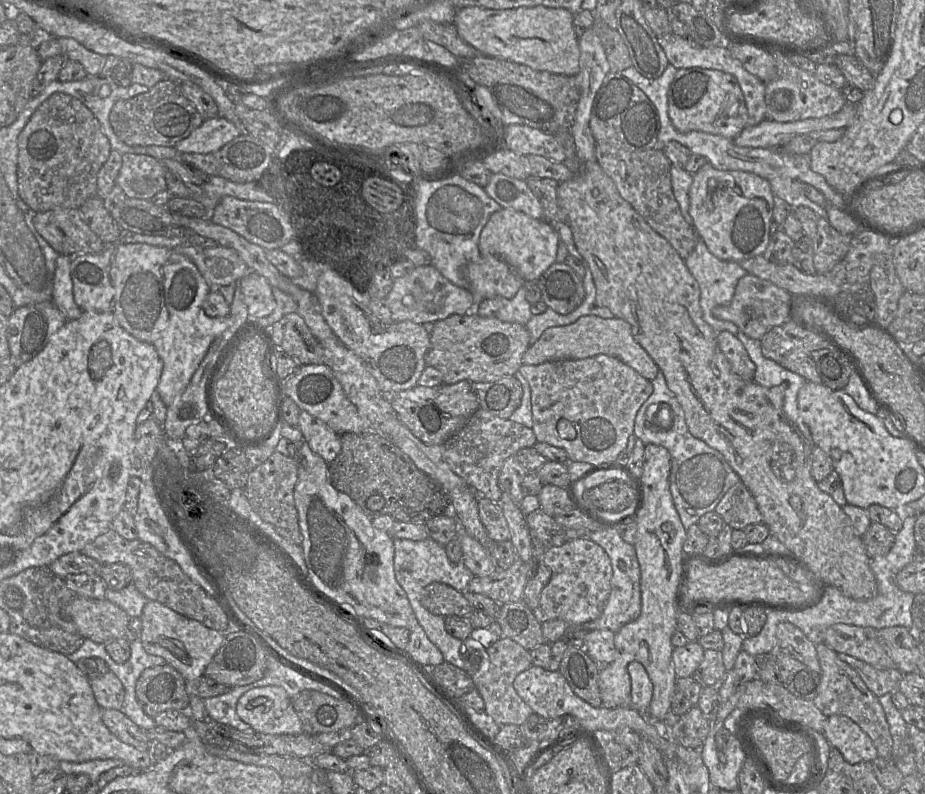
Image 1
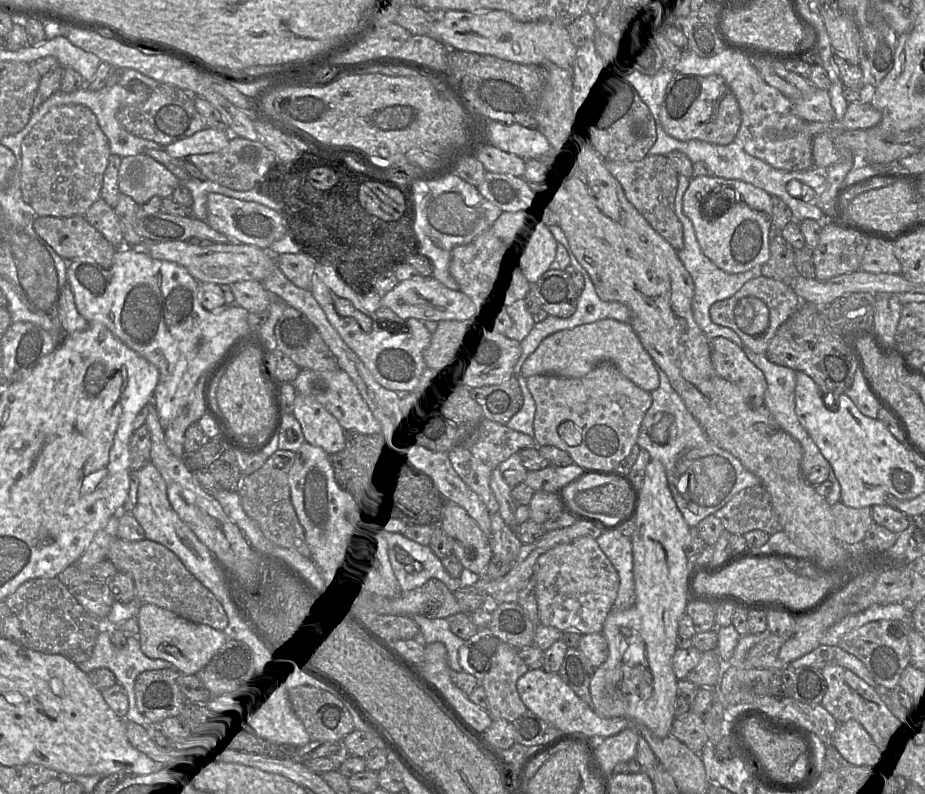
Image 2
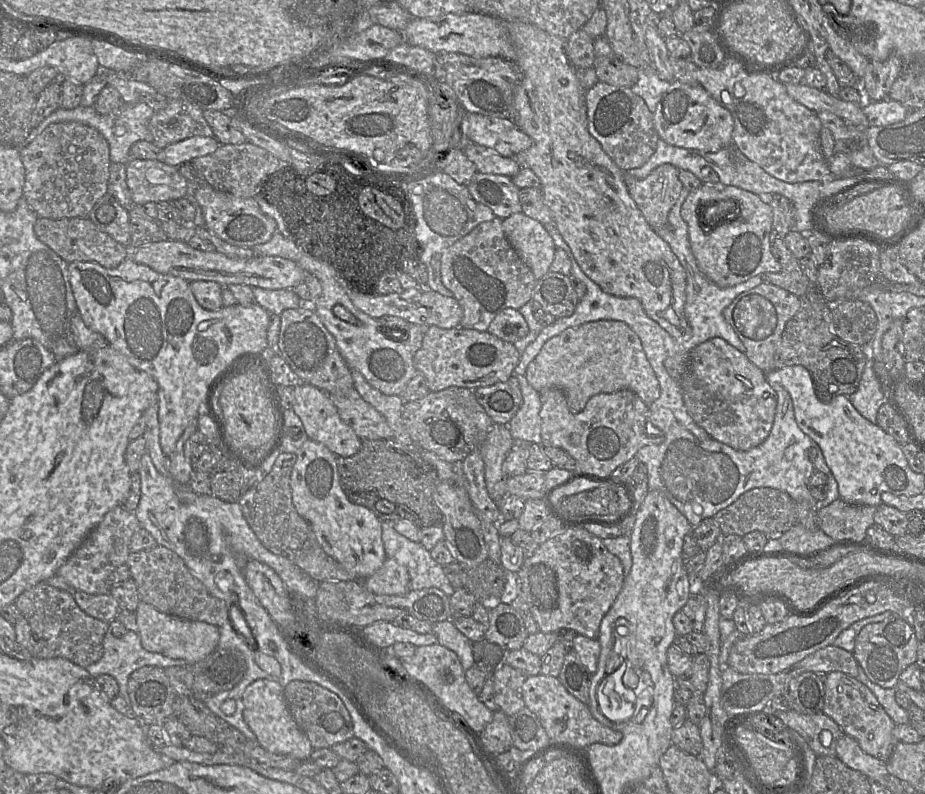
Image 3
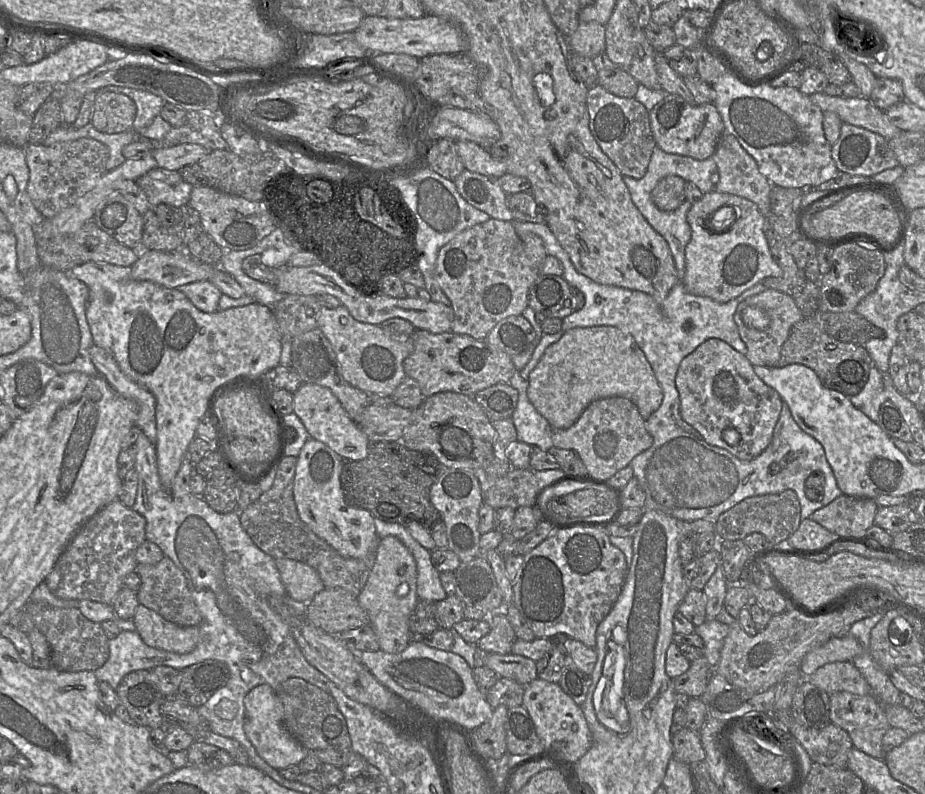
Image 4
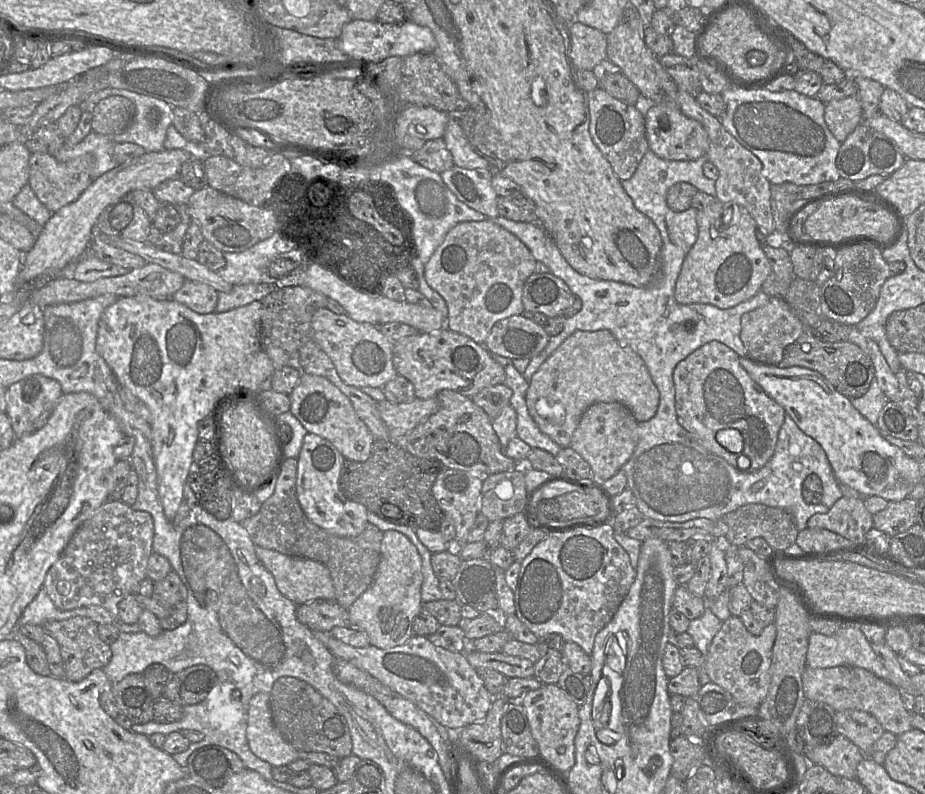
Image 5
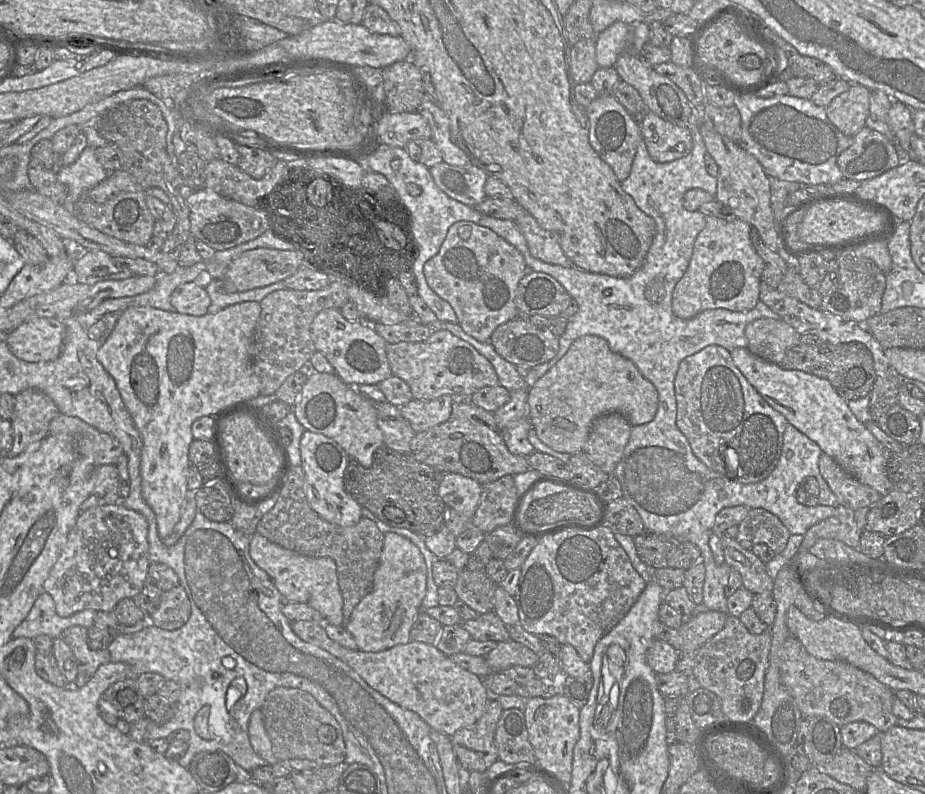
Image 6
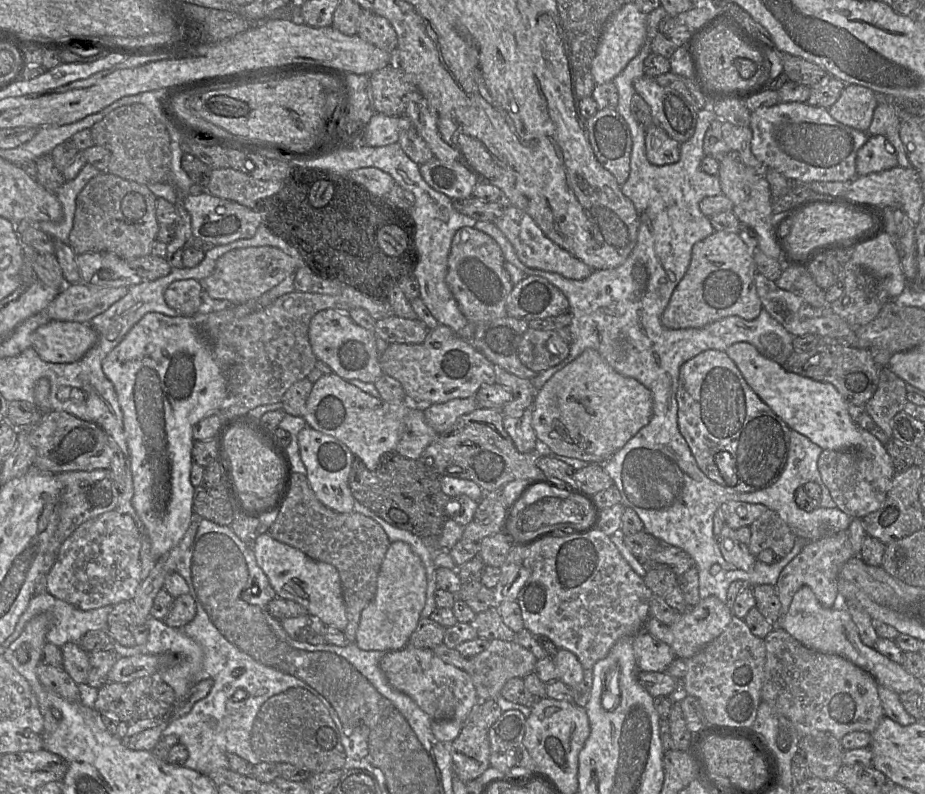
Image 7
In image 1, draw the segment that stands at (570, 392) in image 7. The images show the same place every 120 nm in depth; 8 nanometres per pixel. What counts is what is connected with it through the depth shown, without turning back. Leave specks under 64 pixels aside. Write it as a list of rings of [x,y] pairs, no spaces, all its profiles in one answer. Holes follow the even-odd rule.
[[[582,316],[566,326],[547,328],[522,356],[522,364],[538,365],[544,362],[584,359],[600,354],[615,357],[633,368],[645,379],[652,381],[659,368],[648,353],[634,340],[631,326],[623,319]]]

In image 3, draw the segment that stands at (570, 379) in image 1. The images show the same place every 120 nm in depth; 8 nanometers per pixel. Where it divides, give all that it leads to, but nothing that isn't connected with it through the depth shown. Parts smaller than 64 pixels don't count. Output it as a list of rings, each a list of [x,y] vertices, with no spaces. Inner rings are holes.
[[[549,388],[538,393],[541,401],[541,445],[565,450],[575,459],[576,470],[600,477],[611,476],[616,468],[633,458],[640,448],[663,441],[663,435],[654,437],[647,434],[649,406],[630,390],[596,394],[587,401],[584,409],[576,414],[570,412],[566,397],[560,389]]]

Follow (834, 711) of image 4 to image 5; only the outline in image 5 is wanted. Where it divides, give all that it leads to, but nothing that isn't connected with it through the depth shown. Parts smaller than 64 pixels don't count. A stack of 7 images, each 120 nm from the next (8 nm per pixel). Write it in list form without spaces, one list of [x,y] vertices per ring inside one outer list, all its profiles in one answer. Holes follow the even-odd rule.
[[[861,710],[836,712],[836,728],[838,734],[848,738],[866,756],[885,731],[873,715]]]

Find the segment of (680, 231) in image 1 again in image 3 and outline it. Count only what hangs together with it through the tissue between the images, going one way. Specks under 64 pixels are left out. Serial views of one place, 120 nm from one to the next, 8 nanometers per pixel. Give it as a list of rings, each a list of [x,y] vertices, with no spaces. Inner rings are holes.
[[[662,164],[644,179],[624,175],[630,196],[652,229],[668,223],[668,214],[683,189],[678,171],[672,164]]]

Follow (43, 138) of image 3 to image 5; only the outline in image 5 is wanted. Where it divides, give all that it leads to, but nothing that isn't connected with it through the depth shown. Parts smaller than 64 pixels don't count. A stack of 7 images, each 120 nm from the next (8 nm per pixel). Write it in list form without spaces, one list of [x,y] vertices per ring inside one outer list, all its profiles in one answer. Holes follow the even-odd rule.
[[[35,152],[29,158],[28,184],[40,202],[55,213],[62,207],[74,202],[91,184],[91,170],[94,166],[94,156],[86,153],[68,162],[60,162],[54,156]]]

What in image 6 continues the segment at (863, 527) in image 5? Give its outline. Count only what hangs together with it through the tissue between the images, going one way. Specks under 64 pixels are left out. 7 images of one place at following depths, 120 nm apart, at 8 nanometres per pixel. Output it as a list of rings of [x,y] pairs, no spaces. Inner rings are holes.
[[[838,504],[835,513],[808,529],[800,550],[809,550],[819,539],[835,539],[858,549],[862,530],[858,528],[855,511],[849,507]]]

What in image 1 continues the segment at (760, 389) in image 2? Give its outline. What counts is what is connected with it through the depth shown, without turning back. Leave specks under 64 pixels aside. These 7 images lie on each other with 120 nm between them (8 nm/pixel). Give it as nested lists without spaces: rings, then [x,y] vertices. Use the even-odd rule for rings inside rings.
[[[722,331],[717,333],[717,343],[732,371],[745,381],[753,381],[756,367],[740,340],[730,332]]]

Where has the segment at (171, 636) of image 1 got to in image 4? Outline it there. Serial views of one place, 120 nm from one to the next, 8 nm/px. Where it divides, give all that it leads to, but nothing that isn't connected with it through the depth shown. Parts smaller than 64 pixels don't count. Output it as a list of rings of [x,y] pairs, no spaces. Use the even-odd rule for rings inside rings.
[[[142,604],[137,606],[133,621],[142,640],[153,648],[187,654],[199,642],[198,626],[179,626]]]

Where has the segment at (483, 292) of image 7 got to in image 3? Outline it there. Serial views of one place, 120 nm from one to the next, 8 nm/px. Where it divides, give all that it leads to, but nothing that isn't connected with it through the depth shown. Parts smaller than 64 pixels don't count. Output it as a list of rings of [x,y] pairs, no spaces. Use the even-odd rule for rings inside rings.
[[[503,219],[479,224],[469,234],[444,251],[441,259],[443,285],[452,292],[463,310],[460,326],[485,332],[492,320],[504,309],[518,310],[533,301],[537,280],[530,267],[508,241]]]

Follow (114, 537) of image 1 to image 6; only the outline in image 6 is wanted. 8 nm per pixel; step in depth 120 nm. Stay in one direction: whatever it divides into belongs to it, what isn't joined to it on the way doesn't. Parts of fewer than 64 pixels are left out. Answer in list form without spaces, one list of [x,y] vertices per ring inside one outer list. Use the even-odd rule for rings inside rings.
[[[181,584],[162,593],[161,602],[155,612],[147,614],[153,625],[175,630],[183,626],[191,613],[190,600]]]

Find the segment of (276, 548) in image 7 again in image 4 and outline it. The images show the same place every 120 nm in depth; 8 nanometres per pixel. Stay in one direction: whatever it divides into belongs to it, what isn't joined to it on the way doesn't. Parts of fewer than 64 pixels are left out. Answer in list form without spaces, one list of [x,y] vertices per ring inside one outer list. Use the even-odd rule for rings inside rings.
[[[285,558],[275,559],[275,563],[286,593],[294,601],[308,603],[325,588],[319,574],[311,566]]]

